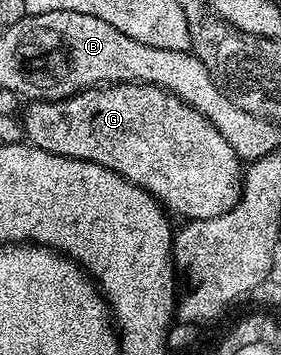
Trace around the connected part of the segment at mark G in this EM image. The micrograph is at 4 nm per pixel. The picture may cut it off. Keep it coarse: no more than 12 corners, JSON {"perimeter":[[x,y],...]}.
{"perimeter":[[118,82],[23,117],[28,145],[99,164],[182,219],[241,199],[198,110]]}

